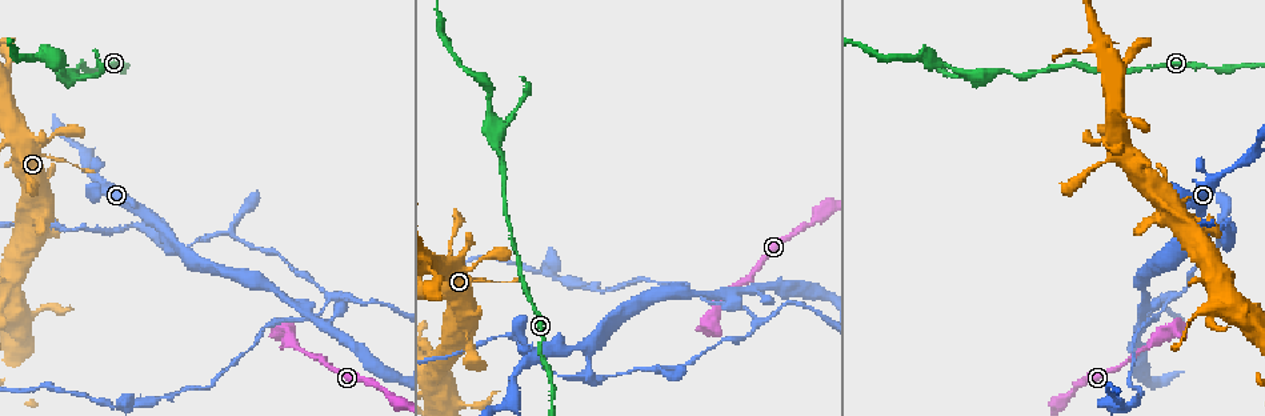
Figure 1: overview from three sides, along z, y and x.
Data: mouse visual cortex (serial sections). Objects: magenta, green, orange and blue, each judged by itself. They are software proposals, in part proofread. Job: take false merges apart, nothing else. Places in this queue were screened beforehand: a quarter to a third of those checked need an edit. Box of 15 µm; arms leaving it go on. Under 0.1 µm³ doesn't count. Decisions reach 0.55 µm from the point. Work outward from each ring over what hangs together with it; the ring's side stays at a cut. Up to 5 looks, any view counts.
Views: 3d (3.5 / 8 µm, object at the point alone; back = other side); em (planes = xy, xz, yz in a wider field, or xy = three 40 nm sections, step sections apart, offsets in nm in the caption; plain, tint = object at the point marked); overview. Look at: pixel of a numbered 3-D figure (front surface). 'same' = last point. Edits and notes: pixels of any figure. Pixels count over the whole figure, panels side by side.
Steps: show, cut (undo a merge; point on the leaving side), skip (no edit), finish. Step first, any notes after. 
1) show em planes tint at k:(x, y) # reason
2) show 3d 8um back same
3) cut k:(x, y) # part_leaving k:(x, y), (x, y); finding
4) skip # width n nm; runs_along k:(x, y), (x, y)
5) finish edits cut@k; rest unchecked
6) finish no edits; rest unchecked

show 3d 3.5um at 1:(99, 180) # calibre changes

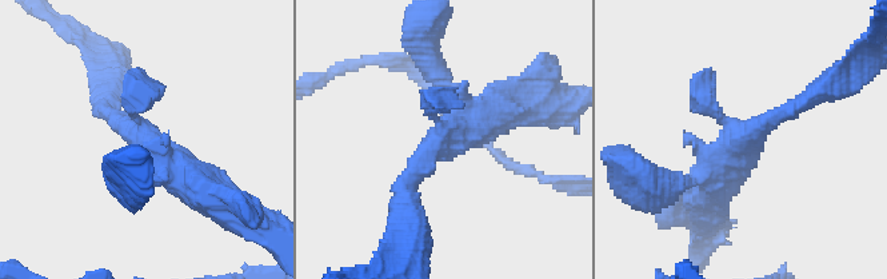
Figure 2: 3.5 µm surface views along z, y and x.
show em xy step 2 tint at 2:(750, 134) # now the EM

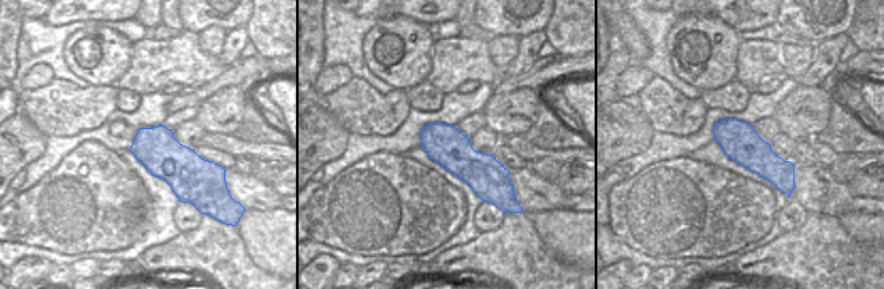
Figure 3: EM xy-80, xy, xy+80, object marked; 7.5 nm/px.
skip # runs_along 2:(496, 108), (435, 142), (407, 214); one cell here

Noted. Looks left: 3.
show 3d 3.5um at 1:(710, 327) # sharp bend

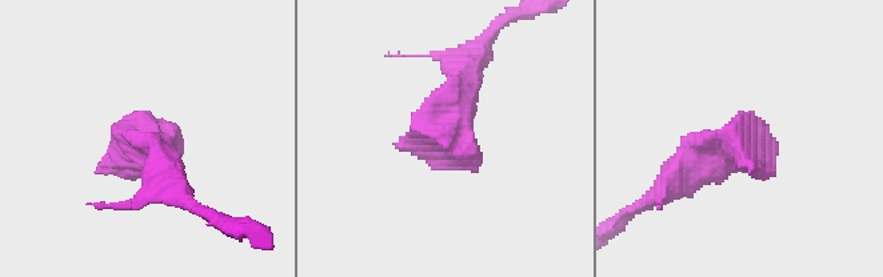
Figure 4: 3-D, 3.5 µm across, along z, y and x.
show em planes tint at 4:(450, 130) # need the tissue

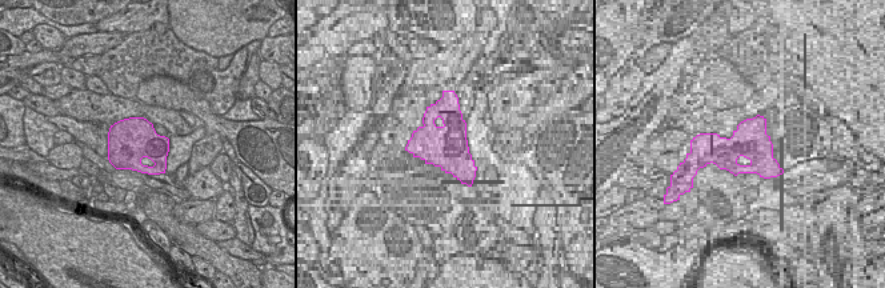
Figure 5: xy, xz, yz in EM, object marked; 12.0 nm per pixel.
skip # runs_along 4:(471, 63), (458, 124), (392, 144); one cell here

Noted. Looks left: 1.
finish no edits; rest unchecked

